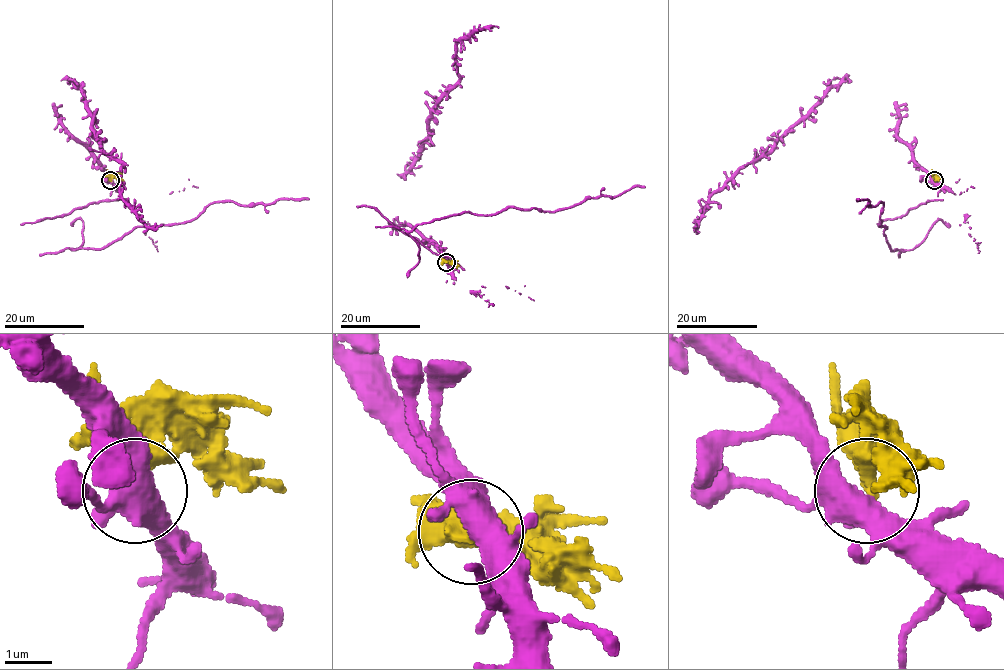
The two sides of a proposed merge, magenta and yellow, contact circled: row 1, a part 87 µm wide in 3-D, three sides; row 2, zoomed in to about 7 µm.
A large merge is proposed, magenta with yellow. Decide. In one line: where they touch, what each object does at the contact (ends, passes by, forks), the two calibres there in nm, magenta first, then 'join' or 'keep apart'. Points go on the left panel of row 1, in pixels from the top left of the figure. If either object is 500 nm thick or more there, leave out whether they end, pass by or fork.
(110, 180) | 460/550 nm | keep apart

